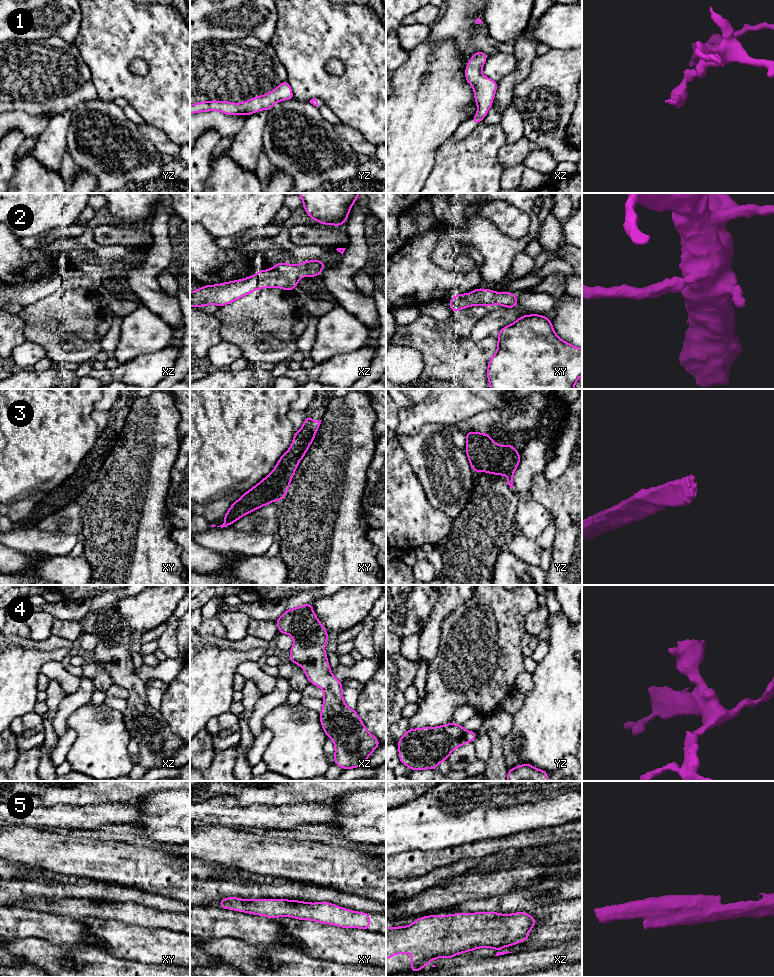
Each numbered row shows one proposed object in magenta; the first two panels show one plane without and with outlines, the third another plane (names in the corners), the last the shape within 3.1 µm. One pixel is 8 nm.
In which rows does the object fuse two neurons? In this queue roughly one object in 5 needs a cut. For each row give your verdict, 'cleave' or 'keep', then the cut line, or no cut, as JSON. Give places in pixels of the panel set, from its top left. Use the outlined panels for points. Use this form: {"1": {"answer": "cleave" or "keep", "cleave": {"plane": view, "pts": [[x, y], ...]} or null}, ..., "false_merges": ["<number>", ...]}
{"1": {"answer": "keep", "cleave": null}, "2": {"answer": "keep", "cleave": null}, "3": {"answer": "keep", "cleave": null}, "4": {"answer": "keep", "cleave": null}, "5": {"answer": "keep", "cleave": null}, "false_merges": []}

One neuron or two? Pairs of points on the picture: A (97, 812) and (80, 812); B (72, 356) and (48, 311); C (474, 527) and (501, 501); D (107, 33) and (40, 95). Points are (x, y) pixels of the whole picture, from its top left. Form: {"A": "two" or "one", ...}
{"A": "one", "B": "one", "C": "one", "D": "two"}

